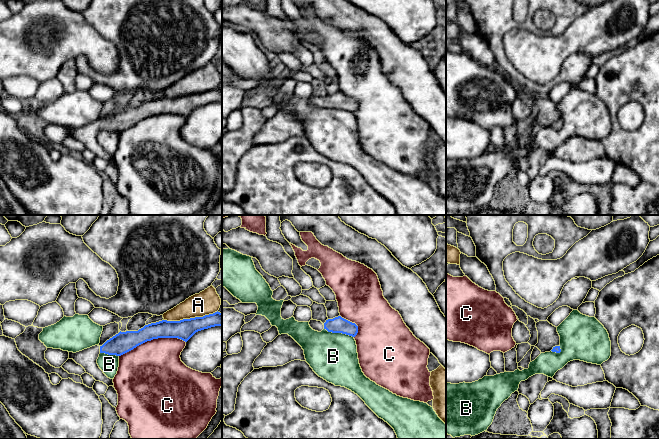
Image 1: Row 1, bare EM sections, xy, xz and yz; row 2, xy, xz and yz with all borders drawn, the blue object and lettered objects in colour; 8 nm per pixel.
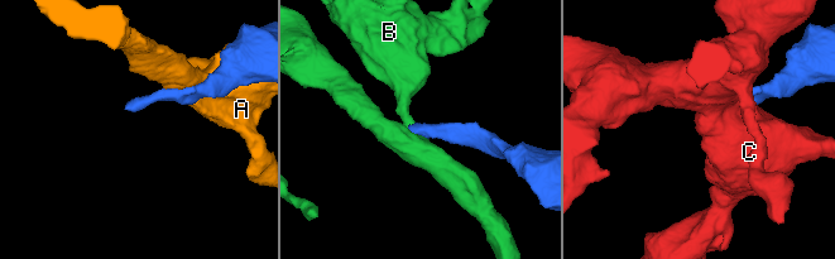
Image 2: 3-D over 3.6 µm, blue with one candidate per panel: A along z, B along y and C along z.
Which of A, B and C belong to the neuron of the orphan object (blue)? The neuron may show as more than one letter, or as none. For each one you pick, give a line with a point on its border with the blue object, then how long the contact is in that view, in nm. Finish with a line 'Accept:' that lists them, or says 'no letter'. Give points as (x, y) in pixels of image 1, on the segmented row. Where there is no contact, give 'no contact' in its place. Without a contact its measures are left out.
Accept: no letter

